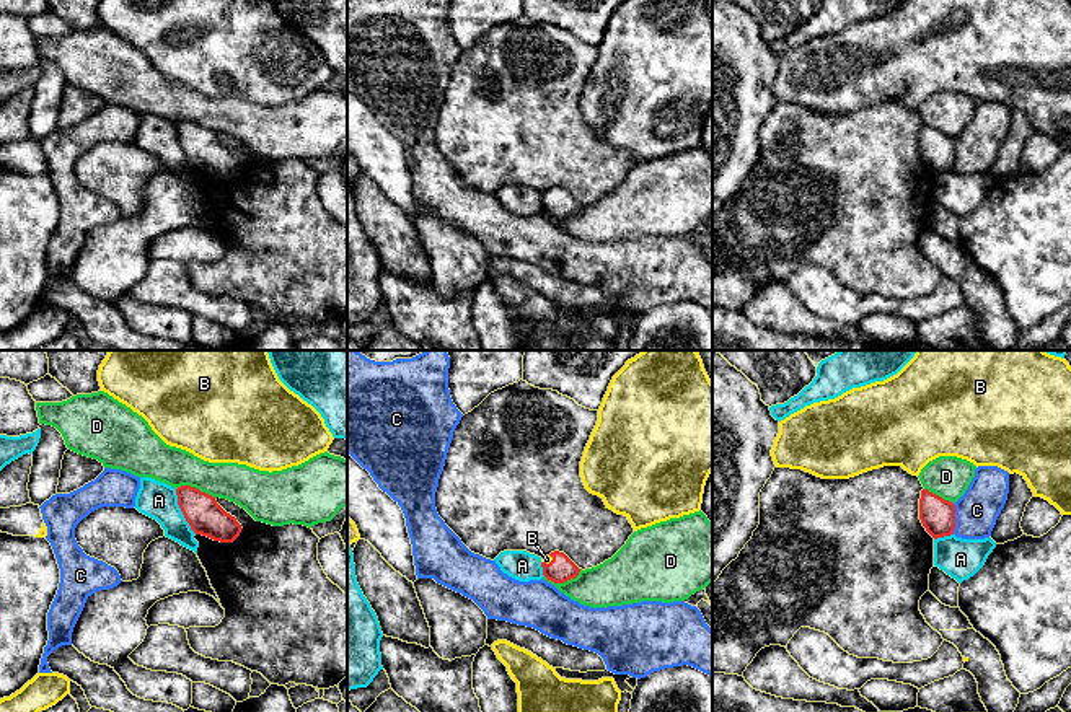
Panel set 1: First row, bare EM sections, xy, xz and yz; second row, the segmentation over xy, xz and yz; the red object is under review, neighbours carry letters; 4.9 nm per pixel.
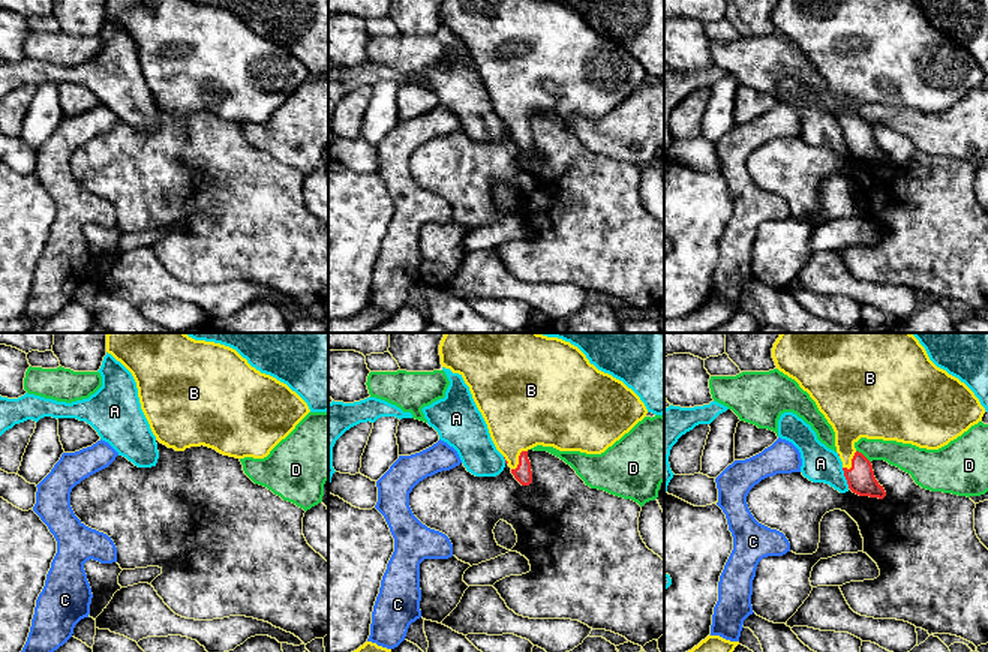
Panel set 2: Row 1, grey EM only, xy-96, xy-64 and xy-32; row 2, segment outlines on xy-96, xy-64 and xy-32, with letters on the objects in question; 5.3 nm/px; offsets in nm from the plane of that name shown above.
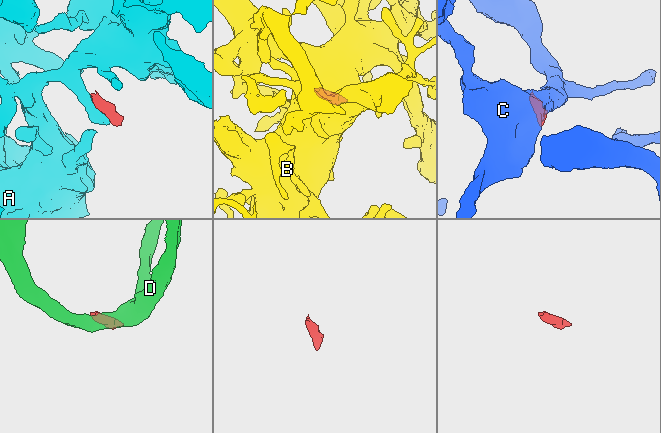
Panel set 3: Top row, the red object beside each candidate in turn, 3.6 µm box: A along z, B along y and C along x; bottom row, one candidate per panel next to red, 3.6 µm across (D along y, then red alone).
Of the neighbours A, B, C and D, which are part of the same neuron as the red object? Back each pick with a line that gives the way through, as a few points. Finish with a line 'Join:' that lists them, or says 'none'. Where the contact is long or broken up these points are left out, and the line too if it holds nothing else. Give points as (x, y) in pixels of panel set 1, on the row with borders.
B: Path across: xz (561, 569), (545, 562), (546, 559)
Join: B

